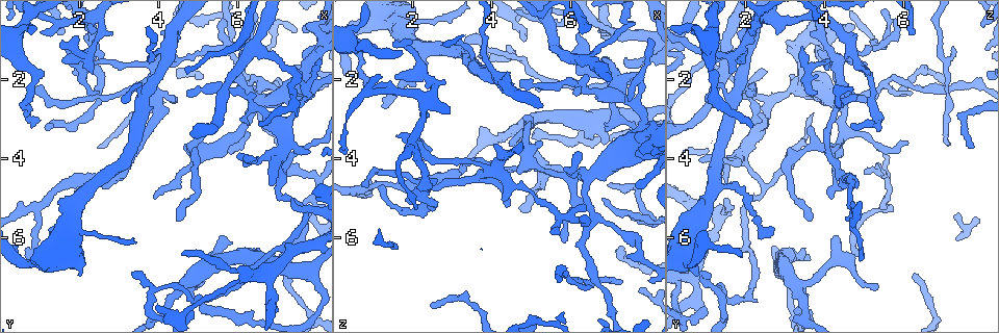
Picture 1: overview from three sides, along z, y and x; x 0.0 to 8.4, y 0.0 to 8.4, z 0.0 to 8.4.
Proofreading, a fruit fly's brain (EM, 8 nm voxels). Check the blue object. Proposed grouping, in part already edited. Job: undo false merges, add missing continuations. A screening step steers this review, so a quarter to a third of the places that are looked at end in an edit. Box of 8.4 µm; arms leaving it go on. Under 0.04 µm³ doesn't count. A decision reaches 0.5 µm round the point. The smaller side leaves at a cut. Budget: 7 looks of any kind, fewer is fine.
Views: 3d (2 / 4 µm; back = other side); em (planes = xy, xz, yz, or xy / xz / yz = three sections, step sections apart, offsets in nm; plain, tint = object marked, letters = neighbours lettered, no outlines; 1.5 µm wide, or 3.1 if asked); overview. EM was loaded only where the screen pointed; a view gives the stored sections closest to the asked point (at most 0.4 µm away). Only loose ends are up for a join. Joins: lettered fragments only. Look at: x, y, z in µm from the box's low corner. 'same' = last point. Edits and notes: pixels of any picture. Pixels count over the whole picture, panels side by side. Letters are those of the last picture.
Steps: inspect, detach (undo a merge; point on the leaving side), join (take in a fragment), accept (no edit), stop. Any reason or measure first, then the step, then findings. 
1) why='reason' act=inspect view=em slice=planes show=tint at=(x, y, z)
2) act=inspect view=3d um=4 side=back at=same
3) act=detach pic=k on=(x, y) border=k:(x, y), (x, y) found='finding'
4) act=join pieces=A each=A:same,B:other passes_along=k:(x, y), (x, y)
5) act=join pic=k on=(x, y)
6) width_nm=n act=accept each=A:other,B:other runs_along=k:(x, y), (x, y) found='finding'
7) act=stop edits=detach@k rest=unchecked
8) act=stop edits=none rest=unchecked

why='side arm on a straight run' act=inspect view=em slice=yz step=4 show=tint at=(6.55, 2.25, 6.95)

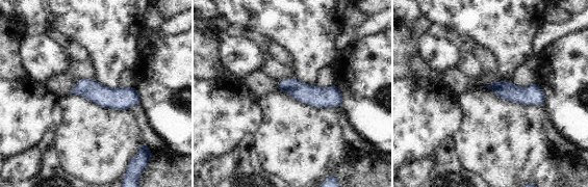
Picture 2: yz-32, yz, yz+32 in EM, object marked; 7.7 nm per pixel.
act=inspect view=em slice=planes show=letters at=same

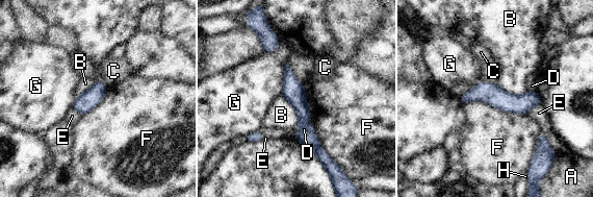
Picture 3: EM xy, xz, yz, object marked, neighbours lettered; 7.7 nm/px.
width_nm=140 act=accept each=A:other,B:other,C:other,D:other,E:other,F:other,G:other,H:other runs_along=3:(287, 69), (306, 136), (329, 170) found='one cell here'

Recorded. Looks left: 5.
why='free end' act=inspect view=3d um=4 at=(5.35, 3.20, 3.60)

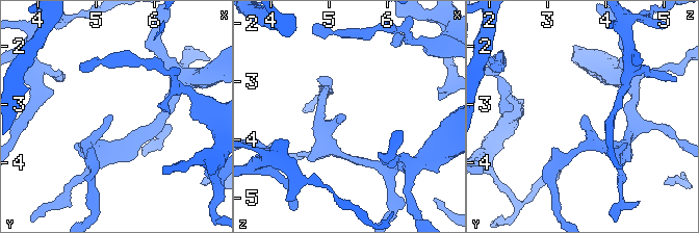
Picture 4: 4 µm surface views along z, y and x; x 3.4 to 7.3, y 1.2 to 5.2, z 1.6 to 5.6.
why='need the tissue' act=inspect view=em slice=xy step=8 show=letters at=(5.35, 3.20, 3.60)

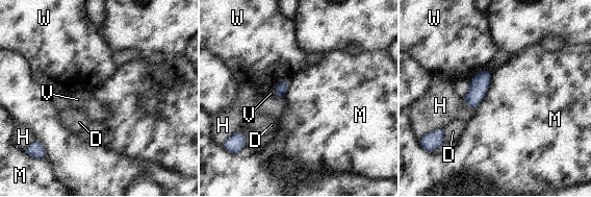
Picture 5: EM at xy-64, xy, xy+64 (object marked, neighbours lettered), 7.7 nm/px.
act=inspect view=em slice=planes show=letters at=same

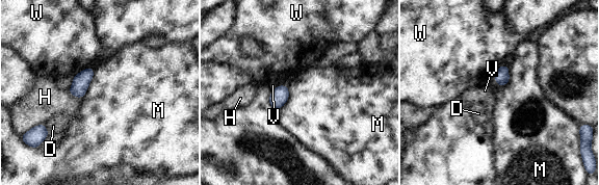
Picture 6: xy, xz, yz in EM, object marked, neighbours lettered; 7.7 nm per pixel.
act=accept each=D:other,H:other,M:other,V:other,W:other border=6:(510, 68), (509, 81), (499, 86) found='none of them fits'

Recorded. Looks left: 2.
why='free end' act=inspect view=em slice=xy step=4 show=tint at=(0.70, 6.25, 4.95)

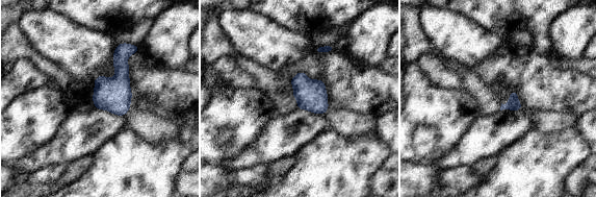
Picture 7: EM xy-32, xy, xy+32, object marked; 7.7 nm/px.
why='another direction' act=inspect view=em slice=planes show=letters at=same

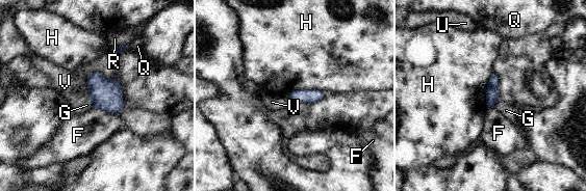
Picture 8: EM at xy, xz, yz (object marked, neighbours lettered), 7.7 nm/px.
width_nm=100 act=accept each=F:other,G:other,H:other,Q:other,R:other,U:other,V:other border=8:(327, 93), (299, 88), (286, 96) found='none of them fits'

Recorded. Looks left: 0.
act=stop edits=none rest=unchecked

